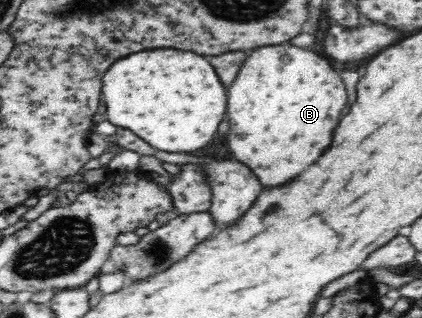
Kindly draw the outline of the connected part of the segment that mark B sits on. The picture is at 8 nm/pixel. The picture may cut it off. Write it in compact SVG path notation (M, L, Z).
M286 44L260 48L248 58L238 80L228 90L228 120L232 122L226 142L234 161L254 172L264 190L278 188L294 182L304 170L316 164L324 152L328 152L346 108L348 95L345 84L324 57L308 49L292 48Z

